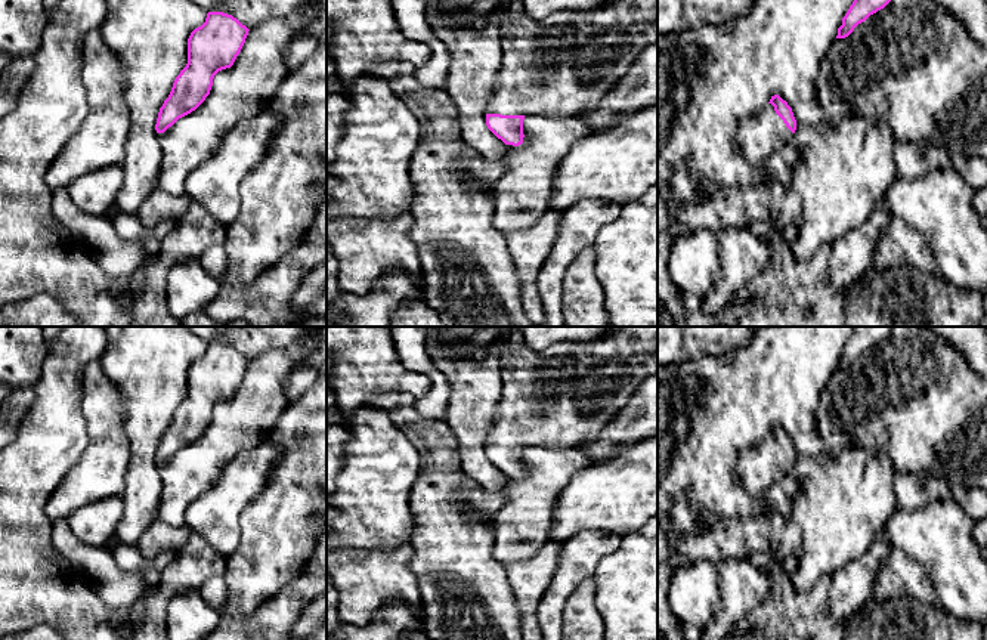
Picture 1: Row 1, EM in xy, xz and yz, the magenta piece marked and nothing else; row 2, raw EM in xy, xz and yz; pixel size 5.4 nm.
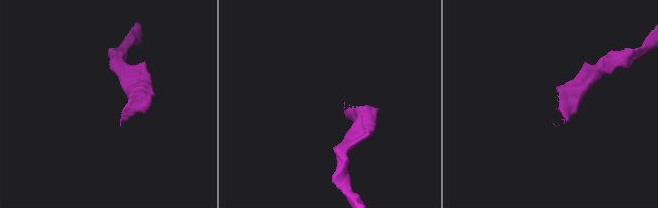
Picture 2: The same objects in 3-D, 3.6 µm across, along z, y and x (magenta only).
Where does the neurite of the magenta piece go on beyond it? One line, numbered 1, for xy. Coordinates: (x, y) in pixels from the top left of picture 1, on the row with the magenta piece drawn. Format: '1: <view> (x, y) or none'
1: none

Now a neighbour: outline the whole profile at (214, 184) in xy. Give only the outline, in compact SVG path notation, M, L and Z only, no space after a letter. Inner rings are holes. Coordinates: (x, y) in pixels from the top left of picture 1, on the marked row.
M264 109L229 129L214 152L185 180L185 194L225 228L239 213L242 179L264 158L281 126L275 111Z

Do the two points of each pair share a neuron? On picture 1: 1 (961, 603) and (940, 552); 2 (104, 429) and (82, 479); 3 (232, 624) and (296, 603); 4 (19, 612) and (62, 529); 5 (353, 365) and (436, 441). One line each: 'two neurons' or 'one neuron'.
1: one neuron
2: one neuron
3: one neuron
4: two neurons
5: two neurons

